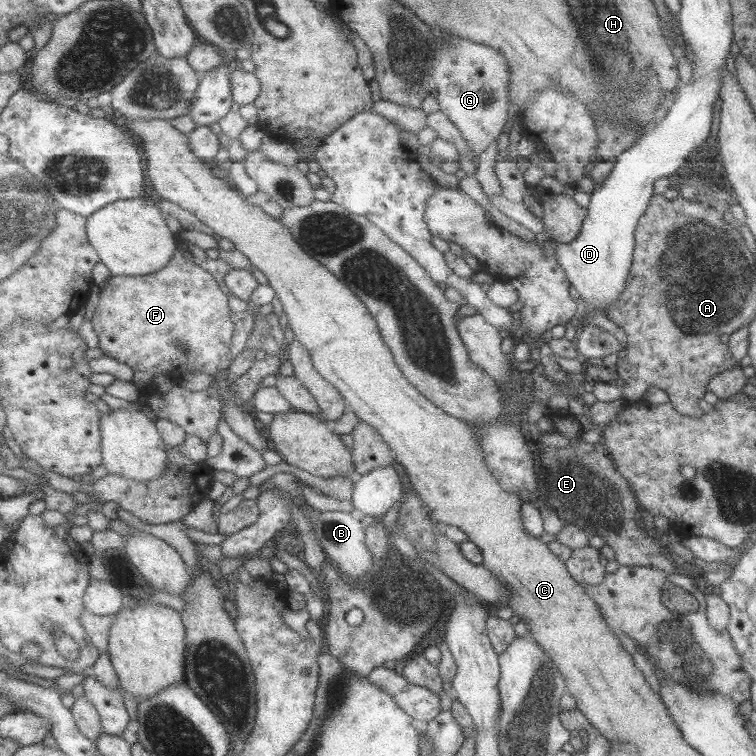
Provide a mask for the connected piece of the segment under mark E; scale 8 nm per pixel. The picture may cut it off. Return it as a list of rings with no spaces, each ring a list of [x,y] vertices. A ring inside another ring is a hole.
[[[550,410],[547,412],[553,425],[552,432],[557,432],[559,435],[567,438],[569,444],[563,448],[553,448],[553,446],[537,445],[537,459],[533,464],[535,469],[535,478],[537,478],[537,494],[538,499],[544,501],[550,507],[560,520],[566,524],[575,524],[576,527],[586,528],[585,532],[590,535],[600,536],[604,544],[613,549],[614,560],[619,566],[645,566],[661,570],[665,573],[673,573],[676,571],[677,563],[672,563],[671,560],[663,557],[656,543],[648,537],[645,532],[636,525],[633,516],[637,510],[637,500],[632,491],[631,484],[627,482],[615,470],[611,454],[601,442],[591,444],[585,442],[580,435],[583,433],[580,425],[577,423],[576,416],[571,415],[571,412],[562,410]]]

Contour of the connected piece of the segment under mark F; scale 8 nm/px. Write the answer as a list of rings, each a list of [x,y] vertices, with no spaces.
[[[180,249],[165,268],[152,276],[111,278],[101,289],[100,302],[95,309],[91,321],[99,339],[99,348],[106,358],[116,359],[133,369],[132,382],[138,389],[153,385],[153,379],[160,374],[165,379],[177,370],[181,376],[196,372],[215,375],[232,366],[230,351],[236,329],[231,319],[230,296],[222,290],[212,272],[195,264]]]

